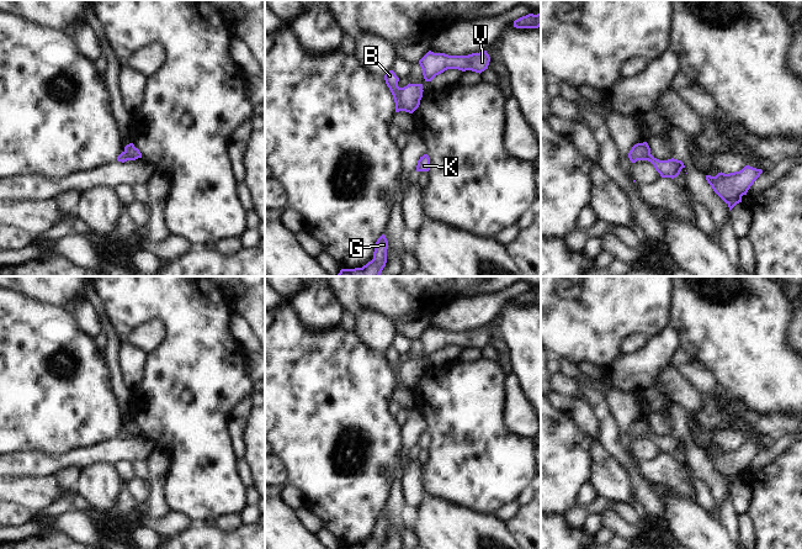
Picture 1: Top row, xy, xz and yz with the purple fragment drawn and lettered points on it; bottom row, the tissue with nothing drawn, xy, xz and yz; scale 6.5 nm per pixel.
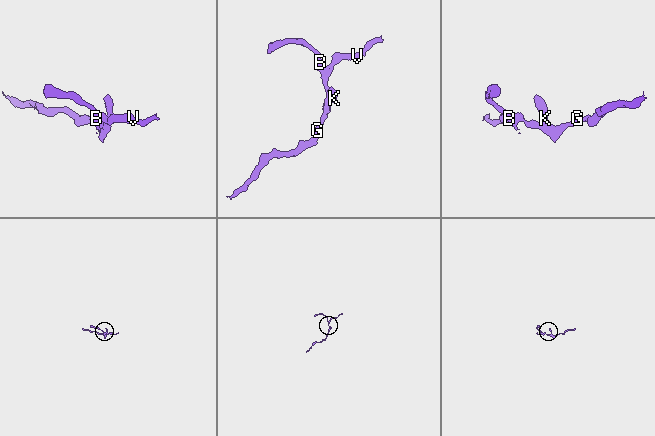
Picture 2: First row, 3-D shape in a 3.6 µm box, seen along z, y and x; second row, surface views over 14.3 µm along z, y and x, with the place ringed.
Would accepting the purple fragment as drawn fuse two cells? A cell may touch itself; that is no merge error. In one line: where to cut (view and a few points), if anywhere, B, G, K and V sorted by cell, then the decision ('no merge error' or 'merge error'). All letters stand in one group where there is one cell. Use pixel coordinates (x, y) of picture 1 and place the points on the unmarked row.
cut xz (399, 364), (399, 381), (404, 386); groups B G K / V; merge error

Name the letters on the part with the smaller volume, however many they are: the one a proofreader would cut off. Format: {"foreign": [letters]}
{"foreign": ["V"]}

